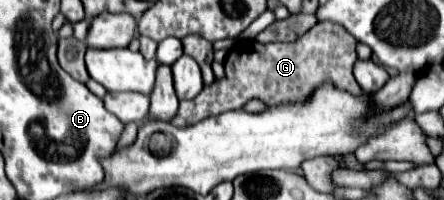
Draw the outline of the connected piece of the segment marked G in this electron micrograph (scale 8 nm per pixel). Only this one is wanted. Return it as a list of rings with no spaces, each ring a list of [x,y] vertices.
[[[323,21],[311,27],[299,41],[291,43],[257,43],[249,39],[239,39],[227,53],[225,59],[225,79],[215,81],[205,87],[195,99],[181,101],[177,115],[171,119],[173,125],[185,127],[199,123],[207,117],[221,115],[225,111],[241,109],[249,99],[257,97],[265,101],[267,107],[277,105],[281,101],[297,101],[305,99],[313,93],[313,89],[323,81],[333,81],[339,89],[347,89],[351,93],[359,93],[361,87],[353,77],[353,63],[357,61],[355,37],[347,33],[335,21]]]

